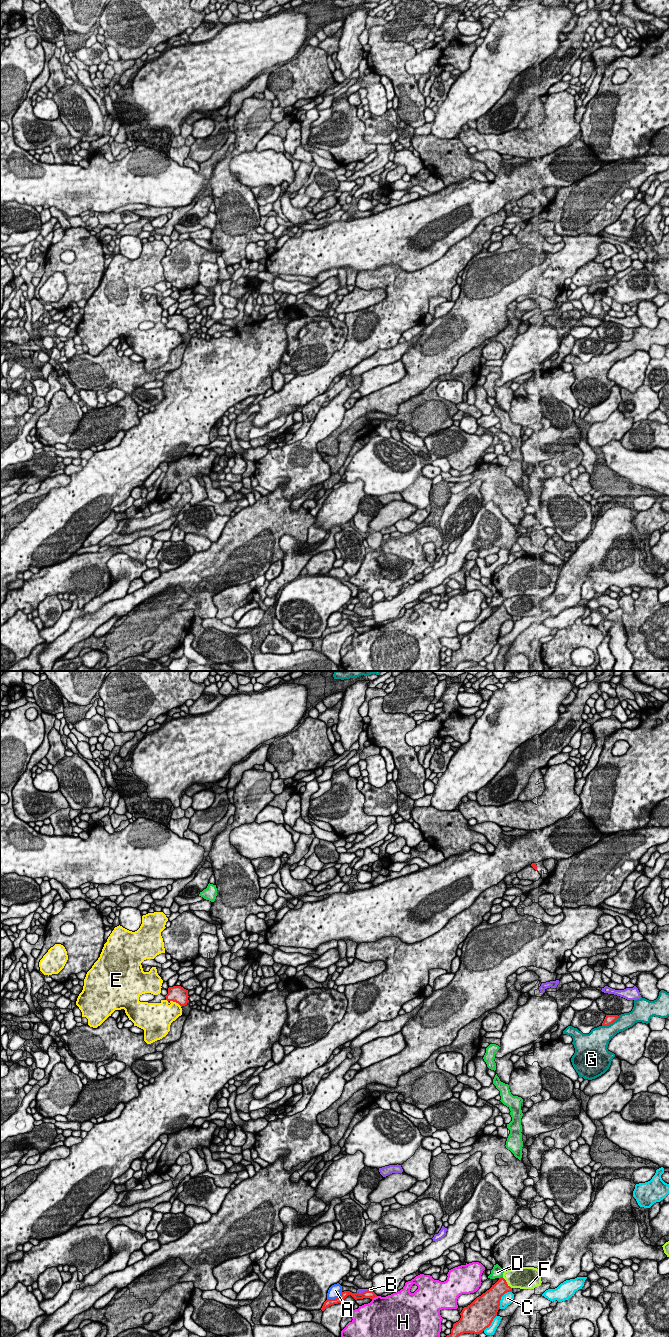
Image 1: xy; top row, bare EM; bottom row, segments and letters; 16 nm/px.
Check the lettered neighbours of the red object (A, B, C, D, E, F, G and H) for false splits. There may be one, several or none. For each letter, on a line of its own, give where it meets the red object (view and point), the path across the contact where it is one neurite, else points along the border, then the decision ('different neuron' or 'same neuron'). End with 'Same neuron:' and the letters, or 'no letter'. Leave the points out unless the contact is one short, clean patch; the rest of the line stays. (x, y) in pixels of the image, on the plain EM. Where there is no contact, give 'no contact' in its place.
A: contact xy (334, 627); border xy (342, 620), (335, 626), (327, 627); different neuron
B: contact xy (365, 619); different neuron
C: contact xy (500, 626); different neuron
D: contact xy (501, 605); different neuron
E: contact xy (176, 330); different neuron
F: contact xy (506, 611); different neuron
G: contact xy (610, 351); different neuron
H: contact xy (374, 625); different neuron
Same neuron: no letter

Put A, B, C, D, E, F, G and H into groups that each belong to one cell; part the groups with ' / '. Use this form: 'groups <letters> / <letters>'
groups A / B / C / D / E / F / G / H

